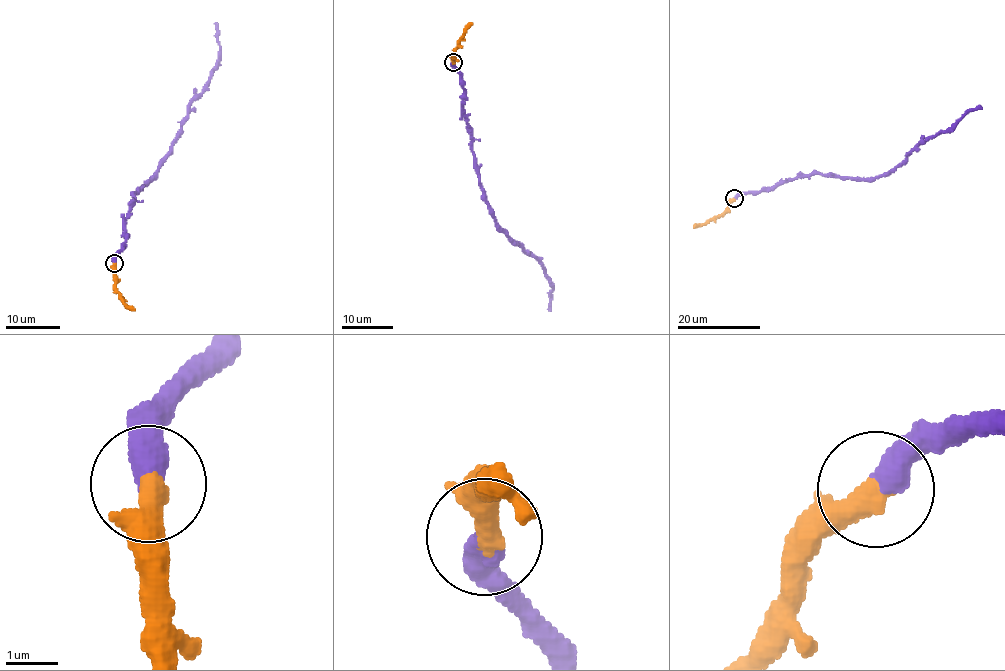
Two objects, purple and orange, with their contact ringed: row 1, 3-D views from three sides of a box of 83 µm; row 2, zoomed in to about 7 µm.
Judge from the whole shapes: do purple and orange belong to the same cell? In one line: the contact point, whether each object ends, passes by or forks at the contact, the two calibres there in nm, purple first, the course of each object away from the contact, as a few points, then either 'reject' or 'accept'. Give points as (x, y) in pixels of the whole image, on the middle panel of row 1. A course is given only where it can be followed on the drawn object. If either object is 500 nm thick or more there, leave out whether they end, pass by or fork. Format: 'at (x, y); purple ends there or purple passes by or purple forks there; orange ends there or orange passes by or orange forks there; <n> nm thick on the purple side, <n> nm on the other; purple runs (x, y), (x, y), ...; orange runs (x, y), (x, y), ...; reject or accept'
at (453, 62); 480 nm thick on the purple side, 500 nm on the other; purple runs (453, 63), (463, 89), (463, 114), (482, 197), (495, 226), (540, 262), (552, 288), (548, 311); orange runs (453, 63), (453, 53), (465, 30), (472, 23); accept

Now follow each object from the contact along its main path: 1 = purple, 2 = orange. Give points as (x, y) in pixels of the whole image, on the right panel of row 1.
1: (735, 198), (815, 174), (872, 179), (884, 175), (905, 160), (914, 147), (946, 132), (969, 111), (982, 107)
2: (735, 198), (722, 213), (693, 228)

